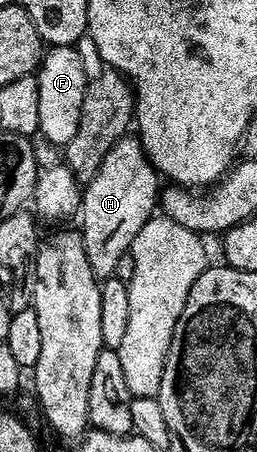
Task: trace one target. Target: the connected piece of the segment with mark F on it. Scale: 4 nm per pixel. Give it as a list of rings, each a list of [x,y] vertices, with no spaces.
[[[73,45],[50,46],[44,52],[35,73],[38,81],[38,132],[59,147],[65,147],[77,133],[81,104],[89,78],[89,72],[86,71],[85,63],[77,50],[79,49]]]

